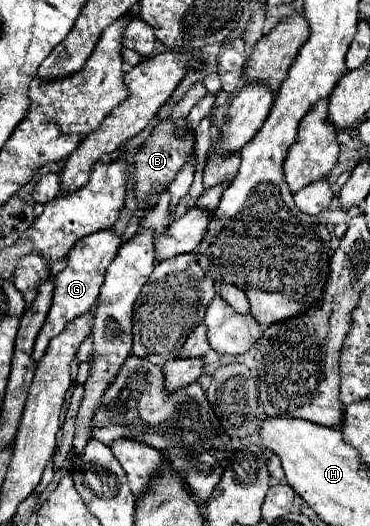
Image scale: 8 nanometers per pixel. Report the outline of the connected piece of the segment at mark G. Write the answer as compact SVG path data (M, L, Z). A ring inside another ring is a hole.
M99 230L99 232L93 232L91 236L85 236L81 238L67 254L67 268L63 272L59 272L55 276L55 294L53 294L53 304L49 308L49 314L47 314L47 320L35 340L35 350L31 354L31 358L35 362L39 362L39 358L43 358L49 342L59 336L67 324L79 316L83 316L85 312L89 312L95 302L97 302L97 296L99 296L99 288L103 284L103 276L105 276L105 270L107 266L111 264L111 260L115 258L117 250L121 246L121 238L113 232L113 230Z

